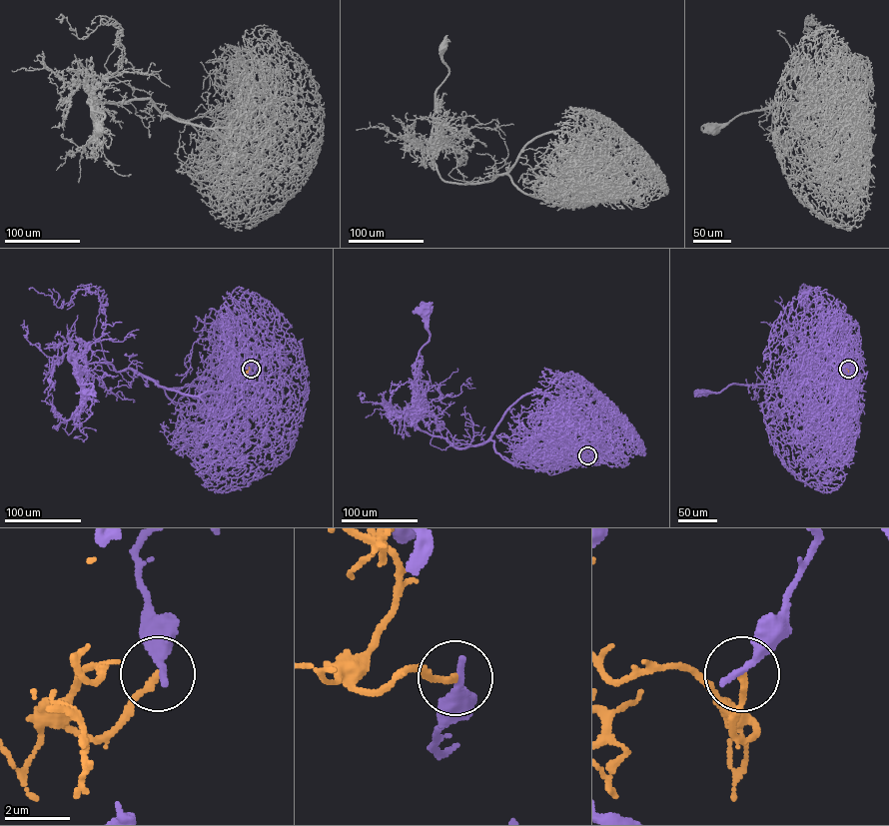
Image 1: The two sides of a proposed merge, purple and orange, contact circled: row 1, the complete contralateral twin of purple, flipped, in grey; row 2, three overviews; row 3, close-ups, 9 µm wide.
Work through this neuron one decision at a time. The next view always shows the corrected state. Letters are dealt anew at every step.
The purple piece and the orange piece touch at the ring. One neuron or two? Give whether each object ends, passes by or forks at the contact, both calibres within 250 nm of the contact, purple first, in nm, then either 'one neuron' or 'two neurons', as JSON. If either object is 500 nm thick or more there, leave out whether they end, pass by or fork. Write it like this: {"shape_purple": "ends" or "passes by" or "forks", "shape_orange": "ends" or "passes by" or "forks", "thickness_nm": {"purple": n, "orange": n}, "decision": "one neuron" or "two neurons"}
{"shape_purple": "ends", "shape_orange": "ends", "thickness_nm": {"purple": 300, "orange": 190}, "decision": "two neurons"}

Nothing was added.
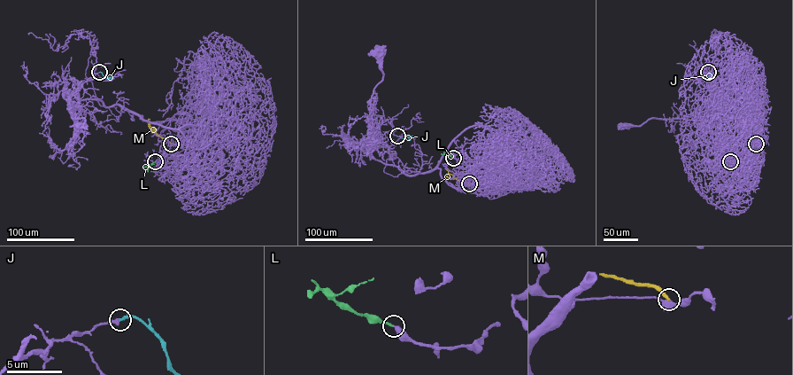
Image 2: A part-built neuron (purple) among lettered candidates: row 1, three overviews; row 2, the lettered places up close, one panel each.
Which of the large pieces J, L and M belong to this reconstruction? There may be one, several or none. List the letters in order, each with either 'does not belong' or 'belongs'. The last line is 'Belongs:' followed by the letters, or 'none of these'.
J: belongs
L: belongs
M: does not belong
Belongs: J, L

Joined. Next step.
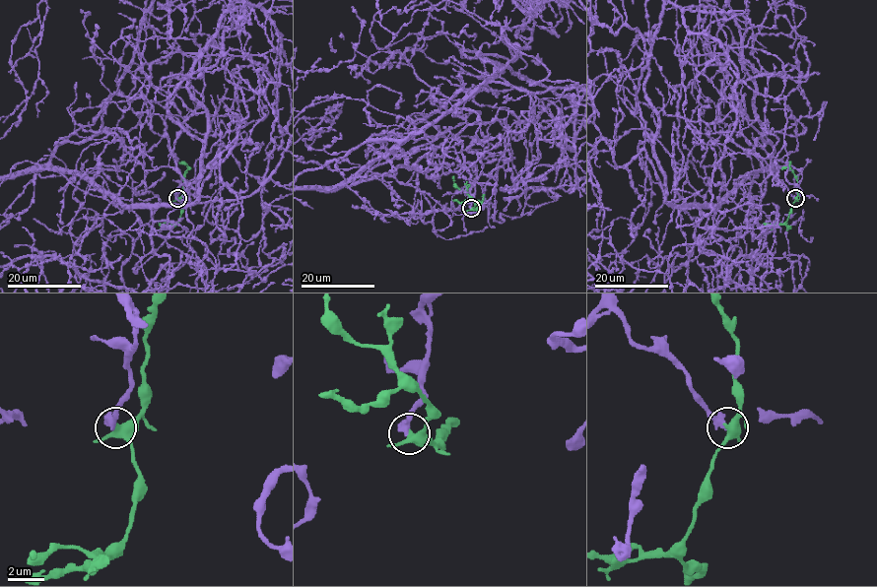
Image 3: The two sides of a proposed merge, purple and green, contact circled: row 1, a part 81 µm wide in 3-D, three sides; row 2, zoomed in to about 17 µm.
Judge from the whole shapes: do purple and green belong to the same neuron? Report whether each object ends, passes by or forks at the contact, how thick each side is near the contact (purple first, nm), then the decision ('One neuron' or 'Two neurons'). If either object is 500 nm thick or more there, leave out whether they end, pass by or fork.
At the ring purple ends. At the ring green forks. Thickness 440 nm (purple) against 360 nm. One neuron

